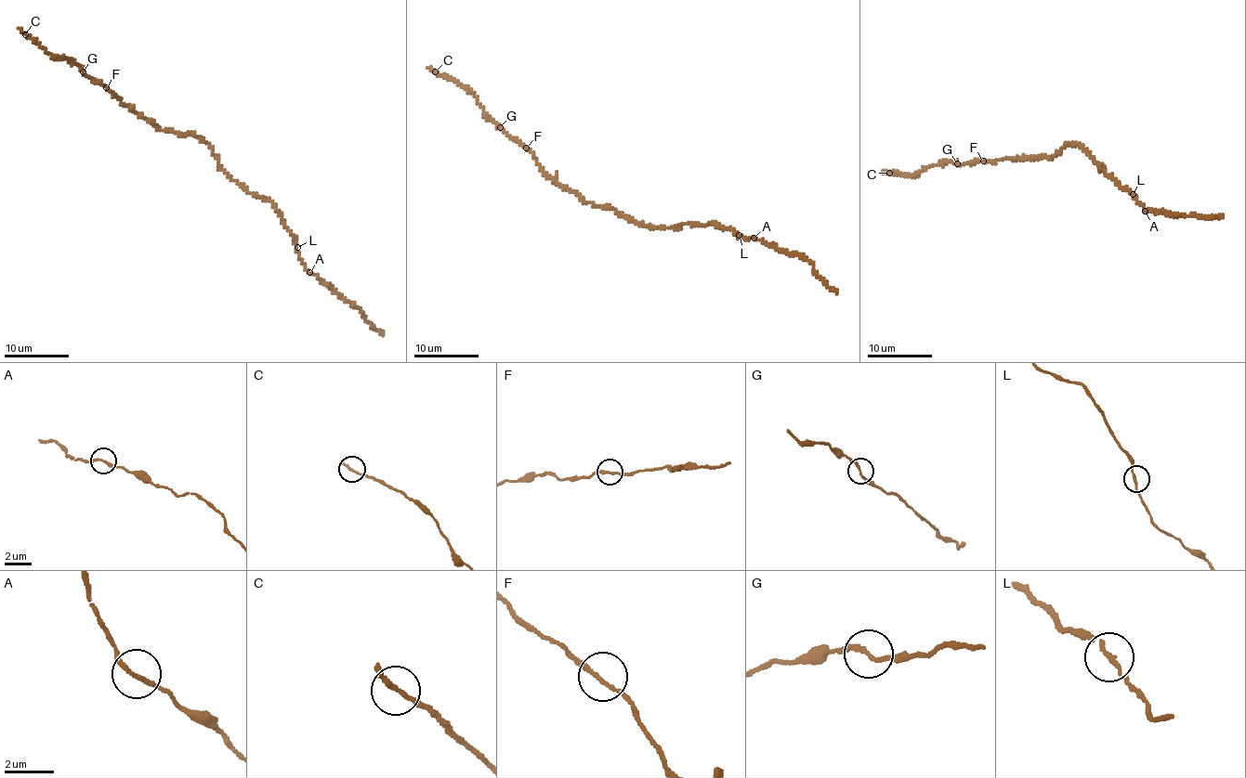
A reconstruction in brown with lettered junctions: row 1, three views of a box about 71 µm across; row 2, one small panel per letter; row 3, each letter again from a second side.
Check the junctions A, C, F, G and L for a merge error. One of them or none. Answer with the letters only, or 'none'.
none

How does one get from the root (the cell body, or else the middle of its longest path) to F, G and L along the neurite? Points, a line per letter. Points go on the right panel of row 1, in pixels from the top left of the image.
F: (1081, 147), (1069, 144), (1050, 159), (1021, 157), (983, 161)
G: (1081, 147), (1069, 144), (1050, 159), (1021, 157), (988, 162), (956, 163)
L: (1081, 147), (1099, 163), (1098, 170), (1104, 168), (1108, 176), (1133, 194)

